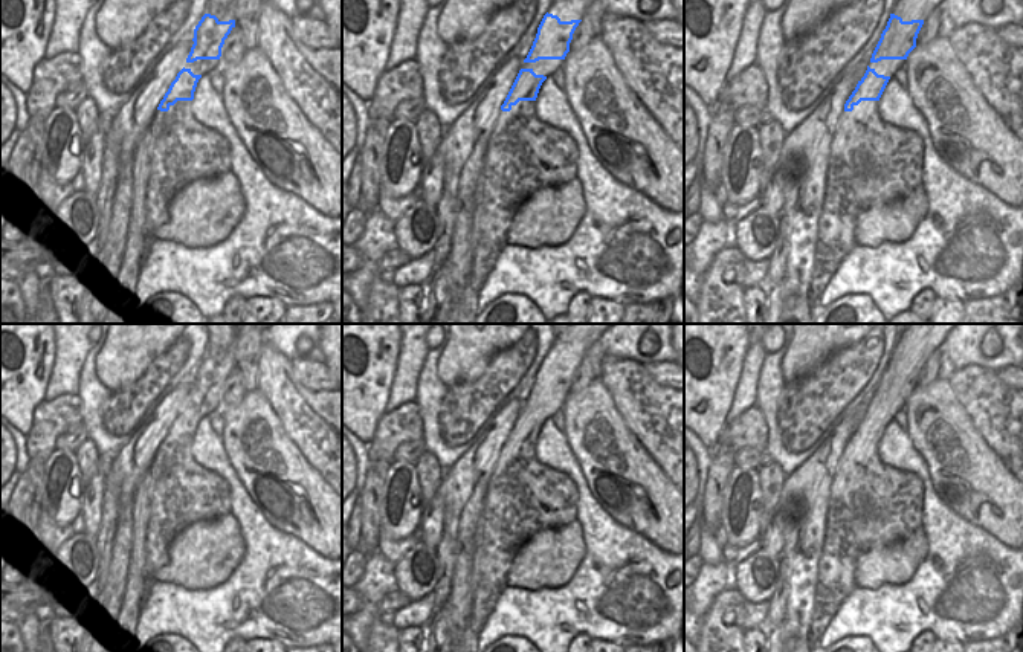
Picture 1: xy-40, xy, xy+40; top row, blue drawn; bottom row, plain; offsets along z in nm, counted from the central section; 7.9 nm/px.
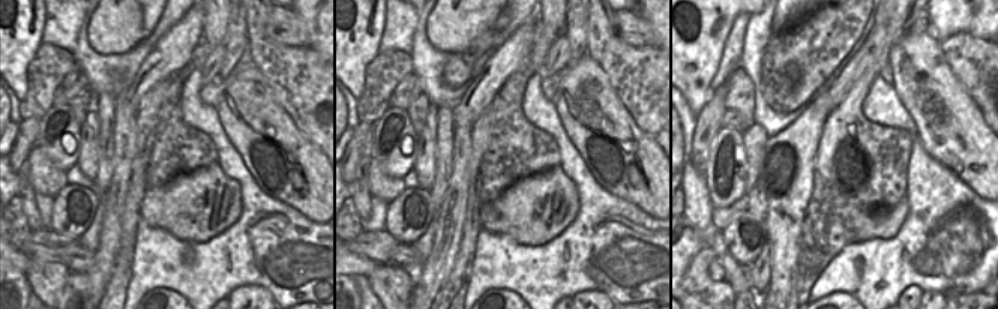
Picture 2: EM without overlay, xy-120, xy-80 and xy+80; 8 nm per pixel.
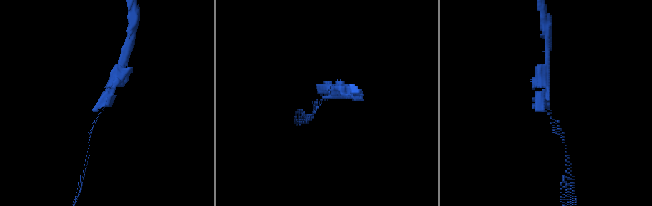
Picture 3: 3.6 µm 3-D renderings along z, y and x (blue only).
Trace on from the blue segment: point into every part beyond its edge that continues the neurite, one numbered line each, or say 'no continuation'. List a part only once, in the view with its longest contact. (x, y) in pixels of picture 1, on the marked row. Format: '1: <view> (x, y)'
1: xy+40 (855, 69)

